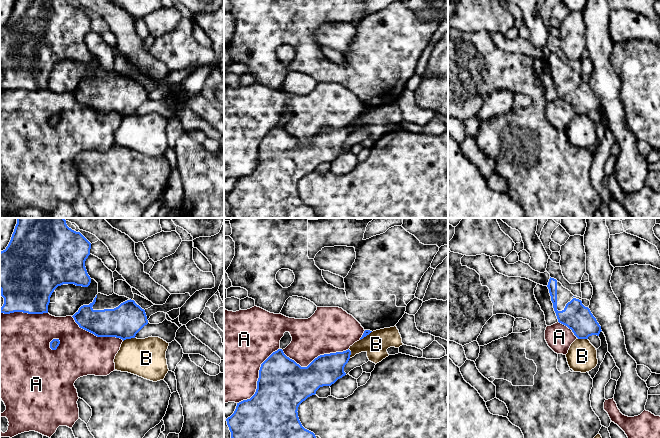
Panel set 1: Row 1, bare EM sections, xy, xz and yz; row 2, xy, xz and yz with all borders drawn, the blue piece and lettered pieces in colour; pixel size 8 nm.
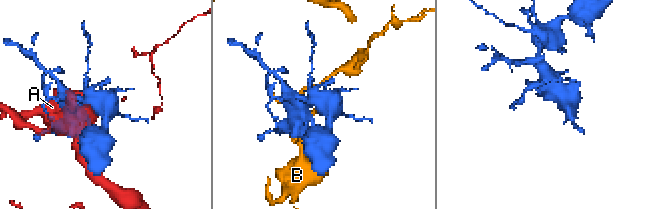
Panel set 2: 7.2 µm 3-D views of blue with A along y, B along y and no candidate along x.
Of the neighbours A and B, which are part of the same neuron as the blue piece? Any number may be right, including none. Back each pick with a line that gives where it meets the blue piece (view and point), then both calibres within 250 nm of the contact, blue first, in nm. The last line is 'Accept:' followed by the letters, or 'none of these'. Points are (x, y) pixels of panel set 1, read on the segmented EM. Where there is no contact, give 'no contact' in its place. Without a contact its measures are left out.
Accept: none of these

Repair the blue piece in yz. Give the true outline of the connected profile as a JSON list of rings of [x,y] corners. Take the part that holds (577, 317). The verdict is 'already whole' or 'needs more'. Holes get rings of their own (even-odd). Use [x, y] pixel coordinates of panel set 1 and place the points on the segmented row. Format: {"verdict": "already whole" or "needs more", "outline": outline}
{"verdict": "needs more", "outline": [[[551,277],[547,287],[559,323],[571,329],[578,339],[588,339],[592,335],[599,336],[601,326],[590,309],[582,304],[582,298],[574,296]]]}

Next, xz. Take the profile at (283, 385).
{"verdict": "already whole", "outline": [[[282,349],[273,352],[259,370],[255,394],[237,403],[234,413],[226,419],[231,438],[316,438],[305,429],[298,417],[298,407],[323,386],[331,386],[346,375],[344,367],[351,351],[320,355],[307,367],[301,367],[287,357]]]}

